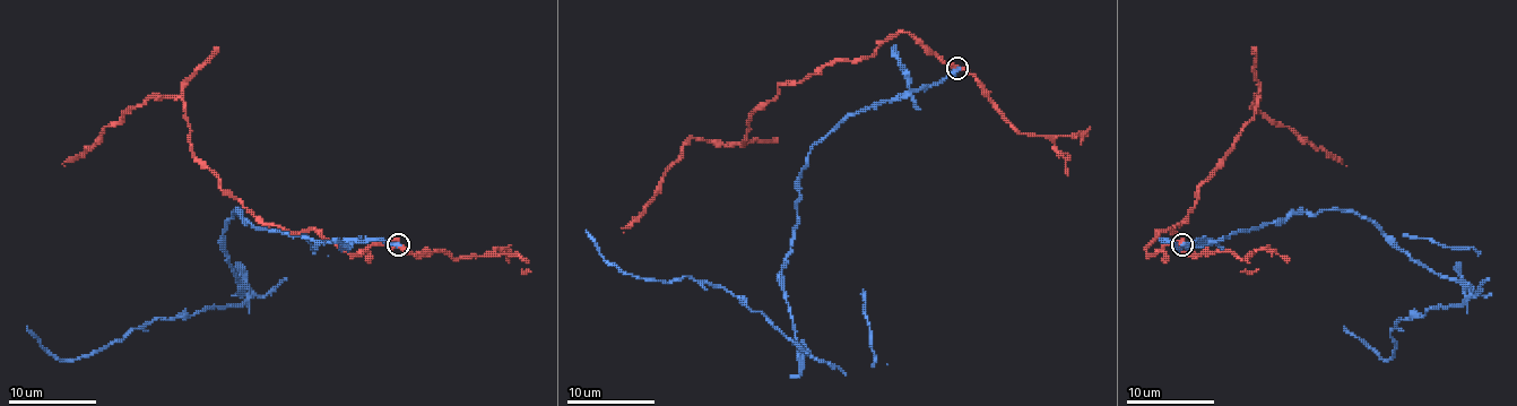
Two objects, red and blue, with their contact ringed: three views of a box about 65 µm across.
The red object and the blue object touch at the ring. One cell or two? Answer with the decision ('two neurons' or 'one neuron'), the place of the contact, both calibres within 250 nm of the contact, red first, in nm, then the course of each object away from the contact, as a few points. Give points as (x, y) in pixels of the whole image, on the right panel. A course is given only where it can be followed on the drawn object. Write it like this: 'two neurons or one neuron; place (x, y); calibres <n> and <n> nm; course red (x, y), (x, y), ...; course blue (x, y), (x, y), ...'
two neurons; place (1181, 244); calibres 320 and 300 nm; course red (1181, 244), (1146, 251), (1161, 232), (1175, 232), (1254, 115), (1256, 97), (1251, 106), (1346, 165); course blue (1181, 244), (1342, 209), (1465, 291), (1461, 304), (1401, 318), (1390, 360), (1344, 326)

